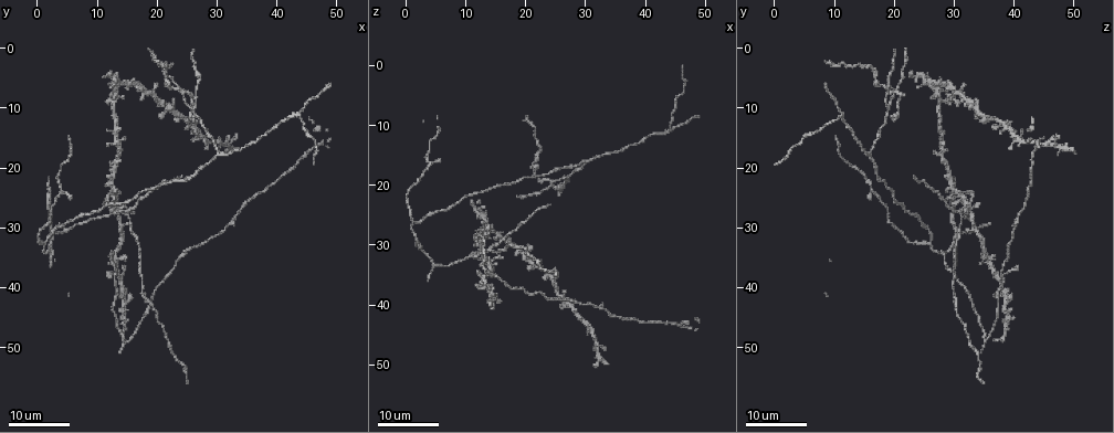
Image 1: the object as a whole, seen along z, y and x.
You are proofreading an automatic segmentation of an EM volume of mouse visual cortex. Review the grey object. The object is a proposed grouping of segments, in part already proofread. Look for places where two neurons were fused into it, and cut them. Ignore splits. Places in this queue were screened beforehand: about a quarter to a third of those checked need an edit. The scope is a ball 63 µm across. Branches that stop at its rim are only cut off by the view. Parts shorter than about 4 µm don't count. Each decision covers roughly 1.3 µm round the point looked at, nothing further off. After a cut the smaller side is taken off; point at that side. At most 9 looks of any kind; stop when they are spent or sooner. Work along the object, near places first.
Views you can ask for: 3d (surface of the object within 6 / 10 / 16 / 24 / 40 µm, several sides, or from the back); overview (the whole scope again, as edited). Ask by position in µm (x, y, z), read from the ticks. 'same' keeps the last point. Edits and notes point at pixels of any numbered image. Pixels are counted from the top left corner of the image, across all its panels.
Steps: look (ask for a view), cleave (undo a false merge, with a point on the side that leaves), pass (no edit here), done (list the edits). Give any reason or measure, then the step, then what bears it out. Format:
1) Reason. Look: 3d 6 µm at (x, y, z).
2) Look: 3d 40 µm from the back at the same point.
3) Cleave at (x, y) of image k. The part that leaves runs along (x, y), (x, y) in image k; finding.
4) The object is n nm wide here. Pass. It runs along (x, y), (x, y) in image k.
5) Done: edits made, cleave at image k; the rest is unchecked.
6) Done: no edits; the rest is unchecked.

Look: 3d 24 µm at (30.0, 17.5, 16.5).

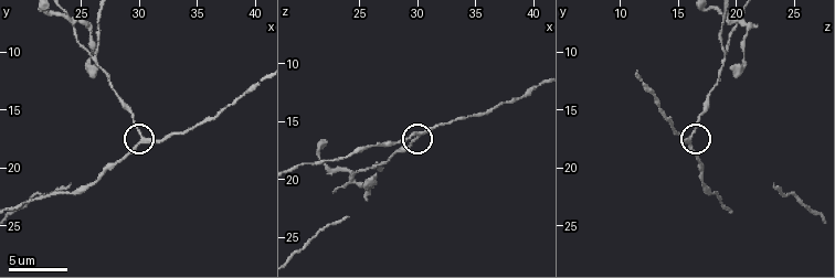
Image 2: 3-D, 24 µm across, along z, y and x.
Look: 3d 6 µm at (30.2, 17.2, 16.0).

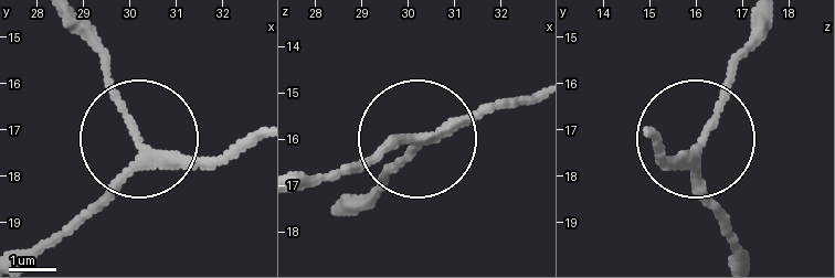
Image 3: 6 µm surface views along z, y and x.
The side arm is 30 µm long. Pass. It runs along (38, 255), (133, 148), (90, 45) in image 3; all the same neuron.

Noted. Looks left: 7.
Two arms in line, one across. Look: 3d 24 µm at (32.0, 29.5, 40.0).

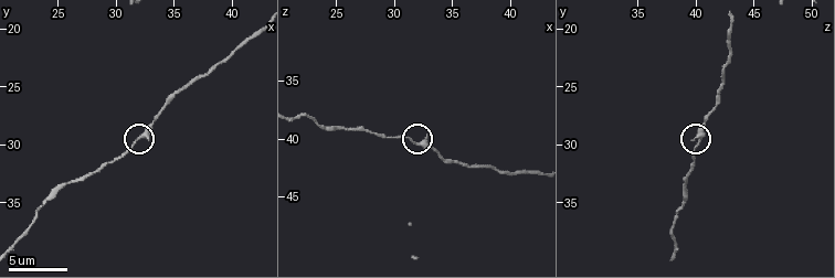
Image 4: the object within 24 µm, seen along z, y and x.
Look: 3d 10 µm at (31.8, 29.4, 40.4).

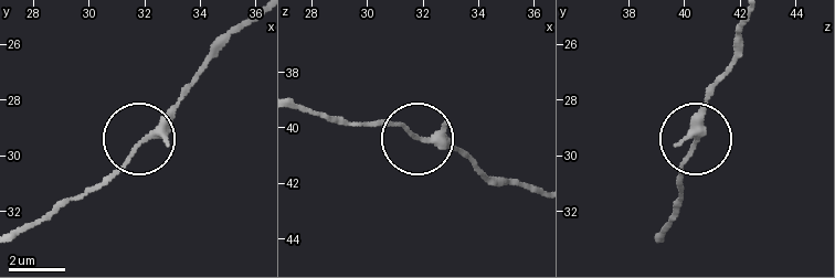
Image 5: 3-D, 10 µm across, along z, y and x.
3 arms meet here. Pass. It runs along (298, 104), (466, 151) in image 5; one neuron here.

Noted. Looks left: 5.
Three-way junction. Look: 3d 24 µm at (14.0, 27.0, 31.0).

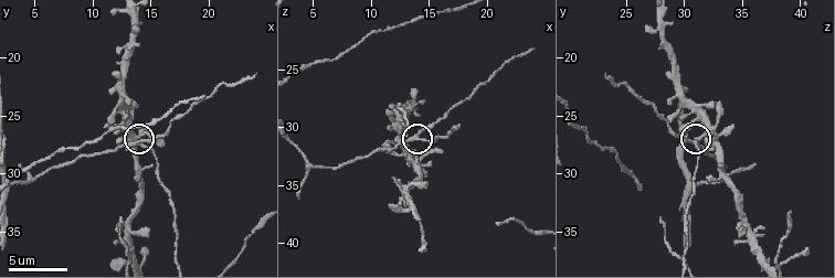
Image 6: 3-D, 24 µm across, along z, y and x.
Zoom in. Look: 3d 6 µm at (14.2, 27.4, 31.2).

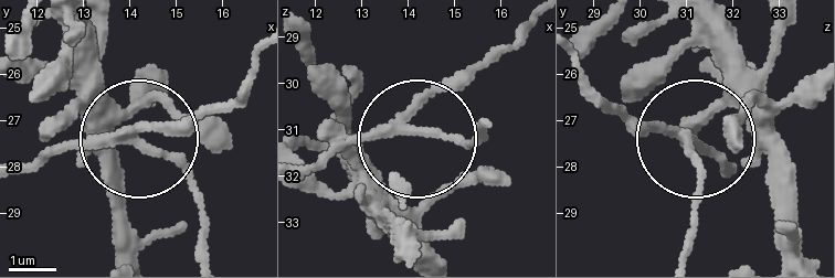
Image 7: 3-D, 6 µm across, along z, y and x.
The object is 200 nm wide here. Pass. It runs along (720, 162), (697, 138), (605, 115) in image 7; continuous, no second neuron.

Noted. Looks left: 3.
Four arms meet. Look: 3d 10 µm at (24.2, 7.4, 19.6).

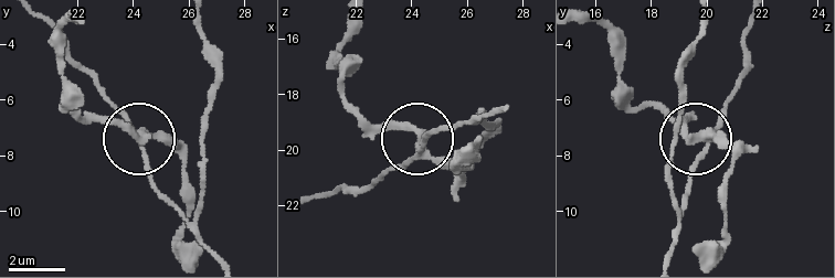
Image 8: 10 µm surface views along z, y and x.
4 arms meet here. Cleave at (115, 124) of image 8. Two neurons meet here.

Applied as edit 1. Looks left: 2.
Done: edits made, cleave at image 8; the rest is unchecked.

